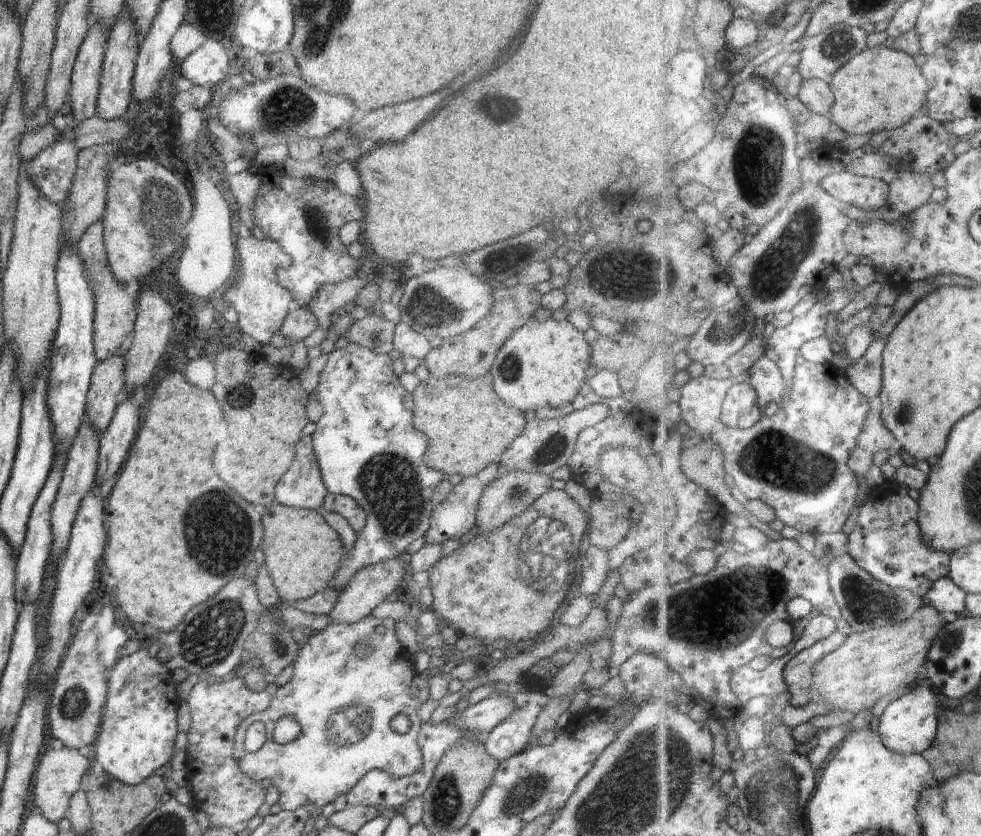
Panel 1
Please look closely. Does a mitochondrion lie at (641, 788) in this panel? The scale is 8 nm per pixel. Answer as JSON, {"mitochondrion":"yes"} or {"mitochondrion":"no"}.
{"mitochondrion":"yes"}

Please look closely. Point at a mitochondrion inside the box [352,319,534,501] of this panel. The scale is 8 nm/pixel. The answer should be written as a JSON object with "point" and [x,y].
{"point":[512,367]}

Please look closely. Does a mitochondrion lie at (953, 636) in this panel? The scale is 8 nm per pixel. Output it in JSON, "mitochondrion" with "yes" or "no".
{"mitochondrion":"yes"}

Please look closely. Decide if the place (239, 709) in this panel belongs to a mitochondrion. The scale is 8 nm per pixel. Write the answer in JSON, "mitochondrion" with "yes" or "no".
{"mitochondrion":"no"}

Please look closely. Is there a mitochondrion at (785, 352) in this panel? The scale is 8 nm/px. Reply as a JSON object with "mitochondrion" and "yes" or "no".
{"mitochondrion":"no"}

